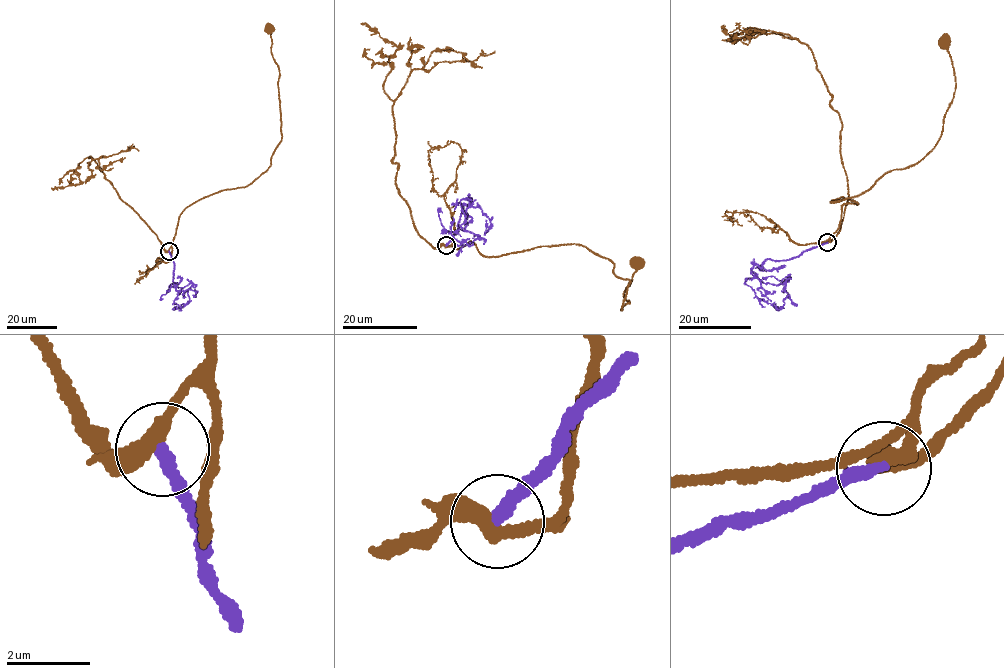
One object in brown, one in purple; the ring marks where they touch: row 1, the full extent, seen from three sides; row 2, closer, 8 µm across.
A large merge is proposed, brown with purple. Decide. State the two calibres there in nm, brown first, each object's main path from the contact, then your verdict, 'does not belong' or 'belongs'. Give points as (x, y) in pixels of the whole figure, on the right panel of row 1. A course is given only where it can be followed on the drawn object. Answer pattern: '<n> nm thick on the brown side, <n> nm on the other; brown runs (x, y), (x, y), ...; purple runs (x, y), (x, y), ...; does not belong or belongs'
380 nm thick on the brown side, 280 nm on the other; brown runs (827, 243), (842, 206), (858, 204), (830, 202), (914, 166), (939, 140), (955, 84), (944, 42); purple runs (827, 243), (788, 260), (754, 265), (755, 276), (784, 284), (787, 294), (776, 309), (758, 298); does not belong

